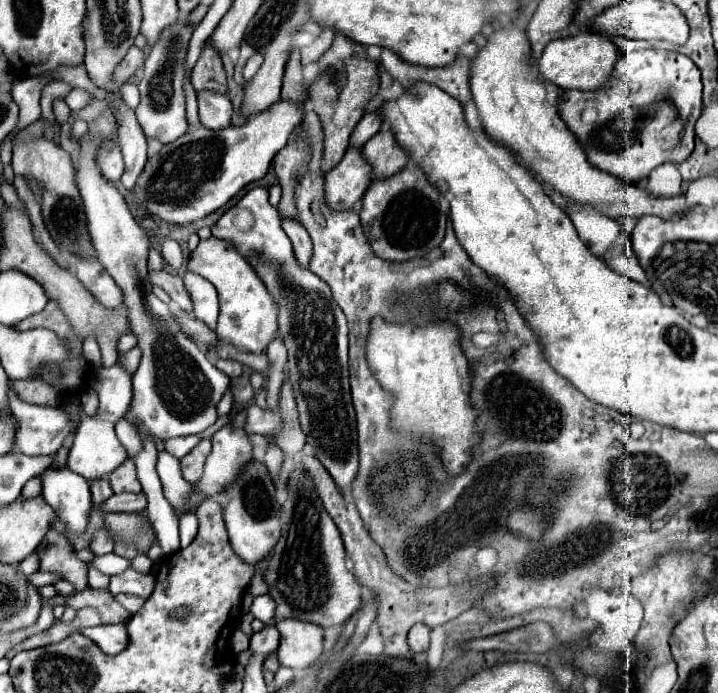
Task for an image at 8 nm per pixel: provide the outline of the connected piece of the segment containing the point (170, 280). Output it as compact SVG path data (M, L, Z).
M161 270L161 272L151 274L149 278L151 278L153 284L161 286L161 288L171 296L171 300L173 300L175 304L179 304L181 310L185 310L187 314L193 312L193 302L191 302L191 298L189 298L187 290L185 290L185 284L183 284L183 278L181 278L181 276L177 276L177 274L167 274L165 270Z

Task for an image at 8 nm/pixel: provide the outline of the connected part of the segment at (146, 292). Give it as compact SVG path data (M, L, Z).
M109 104L105 112L89 126L85 140L81 142L79 162L75 168L75 182L85 206L87 230L97 254L97 260L109 270L109 276L123 290L123 306L129 312L133 334L137 334L137 346L141 348L141 364L133 376L133 402L127 414L129 422L141 422L139 434L143 438L143 452L137 454L137 478L143 486L143 492L149 500L149 522L155 528L159 546L169 556L179 550L179 518L175 508L163 496L161 480L155 472L155 462L151 462L151 440L147 434L153 434L161 440L173 436L201 434L211 424L215 424L217 402L223 392L229 388L231 380L219 372L205 356L205 352L181 330L175 314L167 304L155 298L151 292L151 282L147 278L147 256L149 256L149 236L137 224L135 216L129 210L129 204L121 192L101 174L97 166L97 154L101 148L109 146L109 138L117 136L117 118L113 106Z

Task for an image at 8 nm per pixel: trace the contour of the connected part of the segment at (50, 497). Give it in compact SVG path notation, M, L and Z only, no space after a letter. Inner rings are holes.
M67 468L47 470L41 476L43 498L55 510L57 518L67 526L69 536L79 536L89 524L91 490L89 482Z

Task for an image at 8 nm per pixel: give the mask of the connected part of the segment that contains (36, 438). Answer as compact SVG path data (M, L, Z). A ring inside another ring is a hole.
M9 384L9 394L7 396L9 396L9 410L17 418L17 424L19 424L15 446L17 446L17 450L21 454L27 454L27 456L49 456L49 454L55 454L63 446L67 436L71 436L73 422L69 420L69 414L65 414L65 410L51 408L51 406L27 404L15 394L11 384Z

